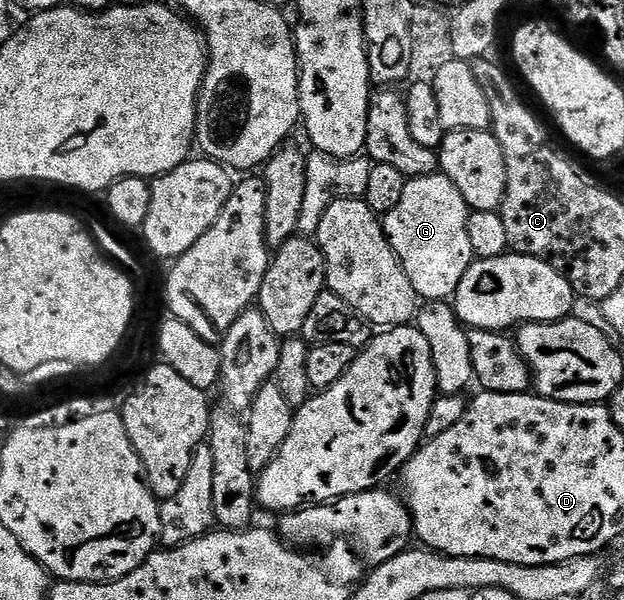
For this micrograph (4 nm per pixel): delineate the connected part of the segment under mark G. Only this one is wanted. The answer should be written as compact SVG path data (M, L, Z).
M437 173L409 179L398 205L383 216L390 249L394 249L406 277L410 277L410 285L414 285L414 293L421 300L451 300L462 277L466 277L466 269L474 262L470 233L466 230L469 214L470 209L454 181Z

